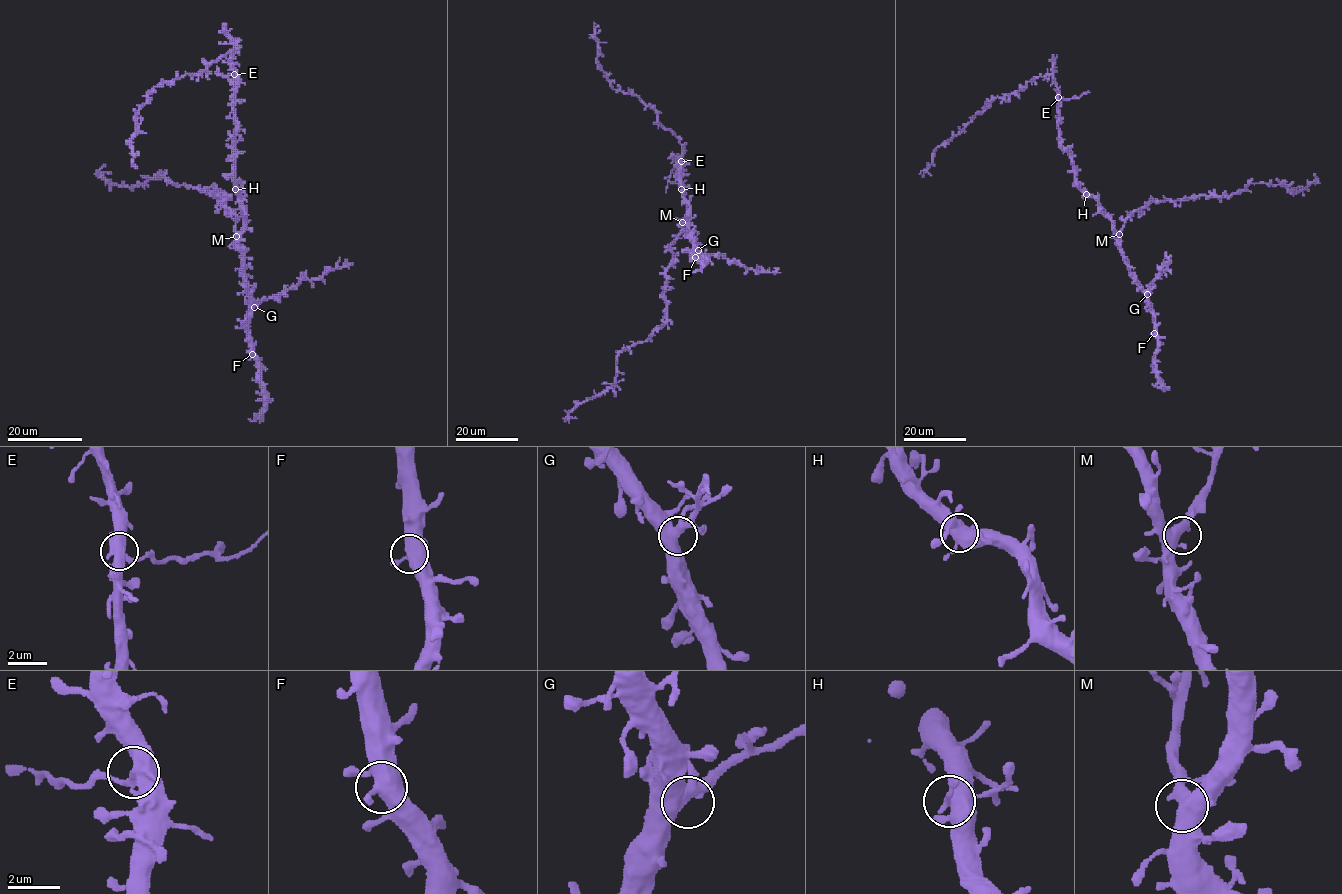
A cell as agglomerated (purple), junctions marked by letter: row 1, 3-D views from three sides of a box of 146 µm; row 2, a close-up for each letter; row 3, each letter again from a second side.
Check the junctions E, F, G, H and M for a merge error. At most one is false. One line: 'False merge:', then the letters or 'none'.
False merge: E

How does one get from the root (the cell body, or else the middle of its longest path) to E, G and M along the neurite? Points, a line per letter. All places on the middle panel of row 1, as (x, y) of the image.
E: (684, 190), (680, 161)
G: (684, 190), (687, 216), (683, 220), (689, 238), (698, 250)
M: (684, 190), (687, 216), (682, 222)

